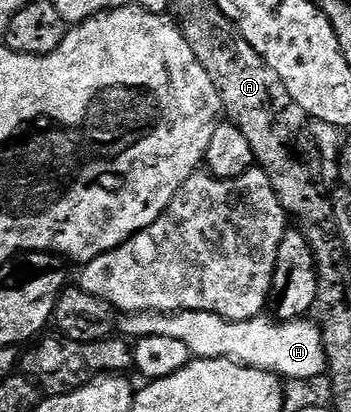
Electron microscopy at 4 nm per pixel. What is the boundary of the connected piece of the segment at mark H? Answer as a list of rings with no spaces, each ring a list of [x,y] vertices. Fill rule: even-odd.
[[[181,310],[177,314],[129,314],[120,317],[118,329],[128,339],[169,337],[179,340],[196,358],[228,358],[243,366],[268,370],[284,380],[290,378],[315,378],[327,369],[327,347],[323,344],[323,332],[311,320],[278,322],[270,317],[250,318],[248,322],[228,322],[227,319],[201,312]],[[127,334],[128,335],[127,335]],[[131,337],[131,338],[130,338]]]

